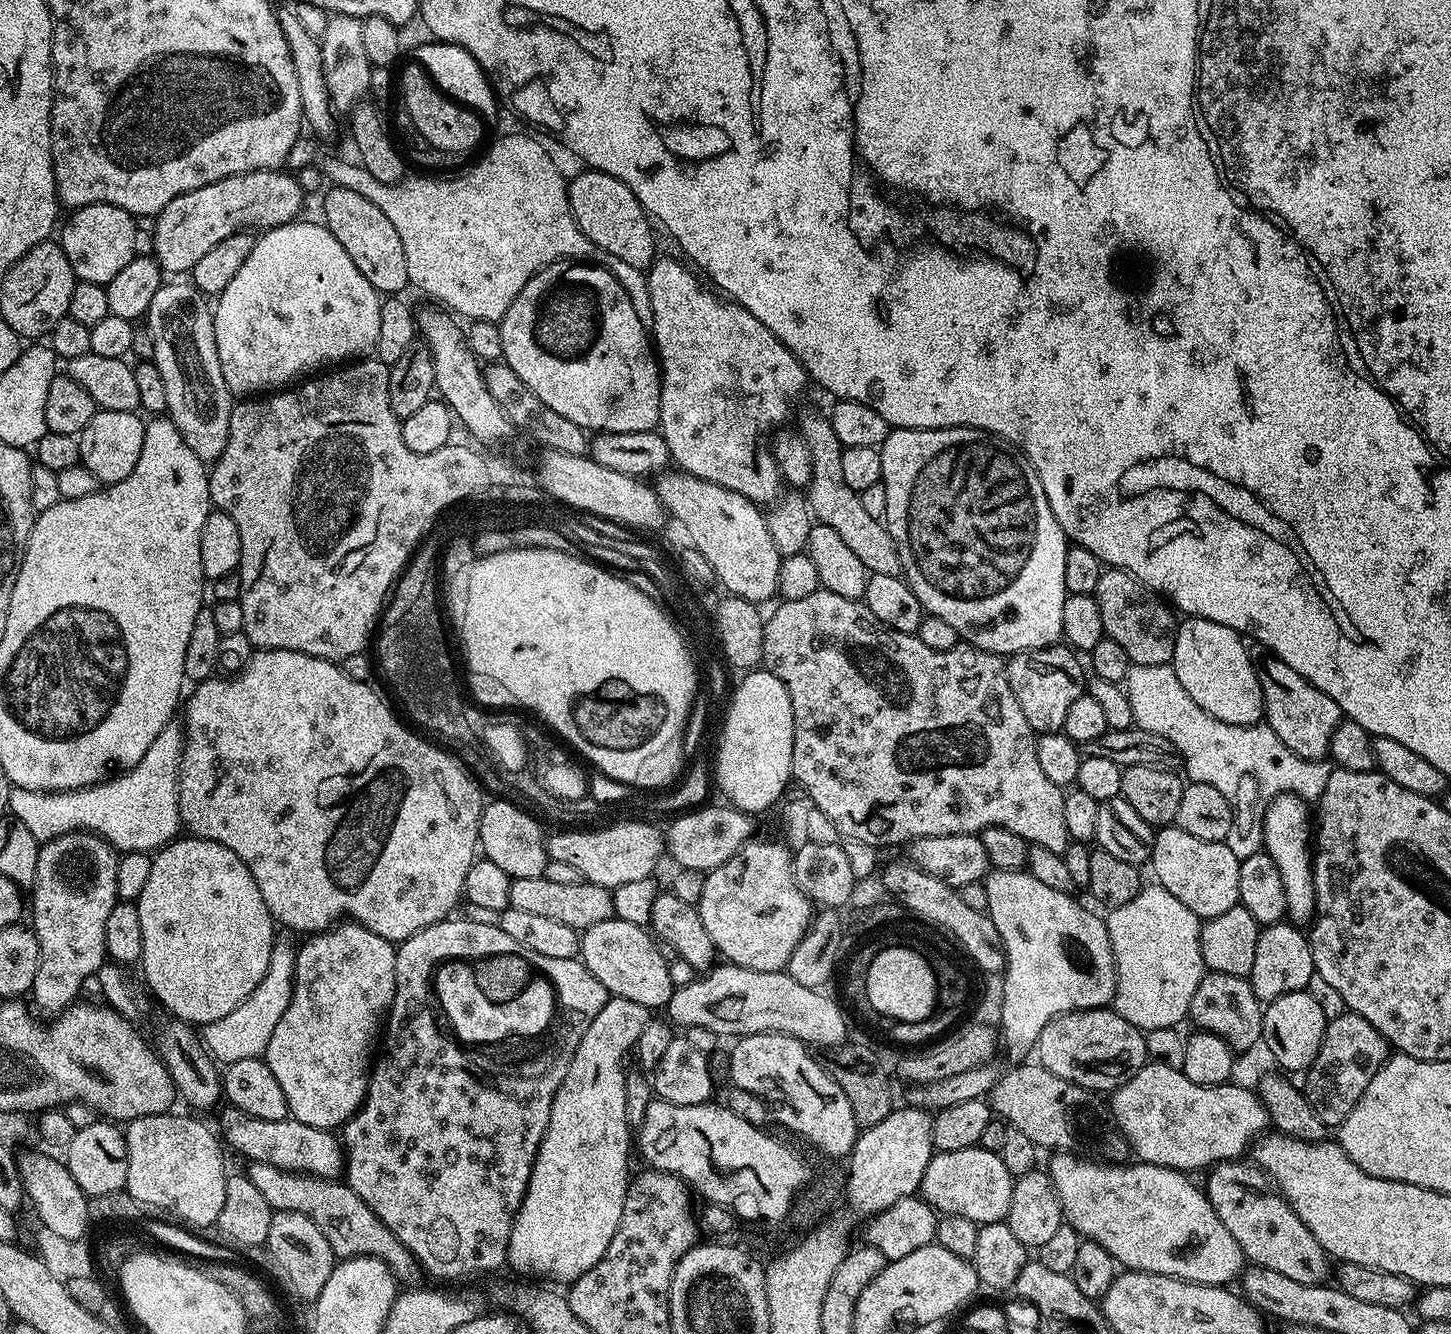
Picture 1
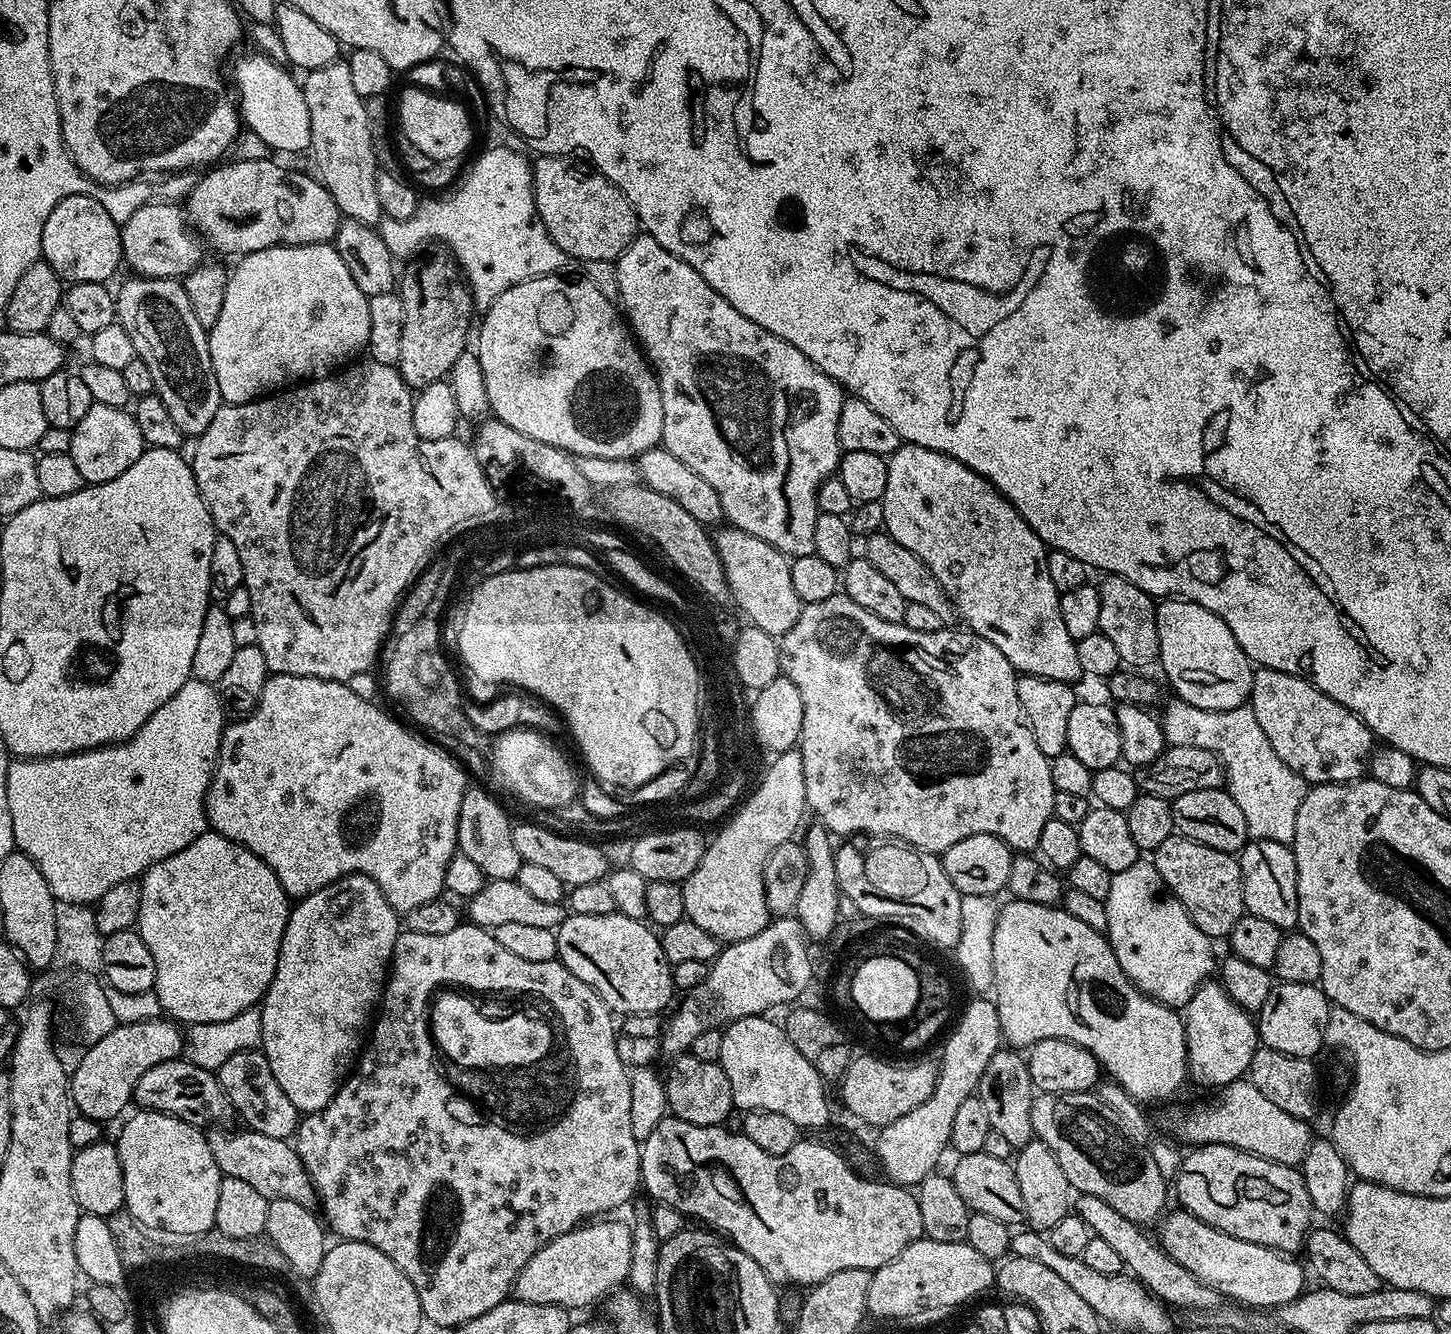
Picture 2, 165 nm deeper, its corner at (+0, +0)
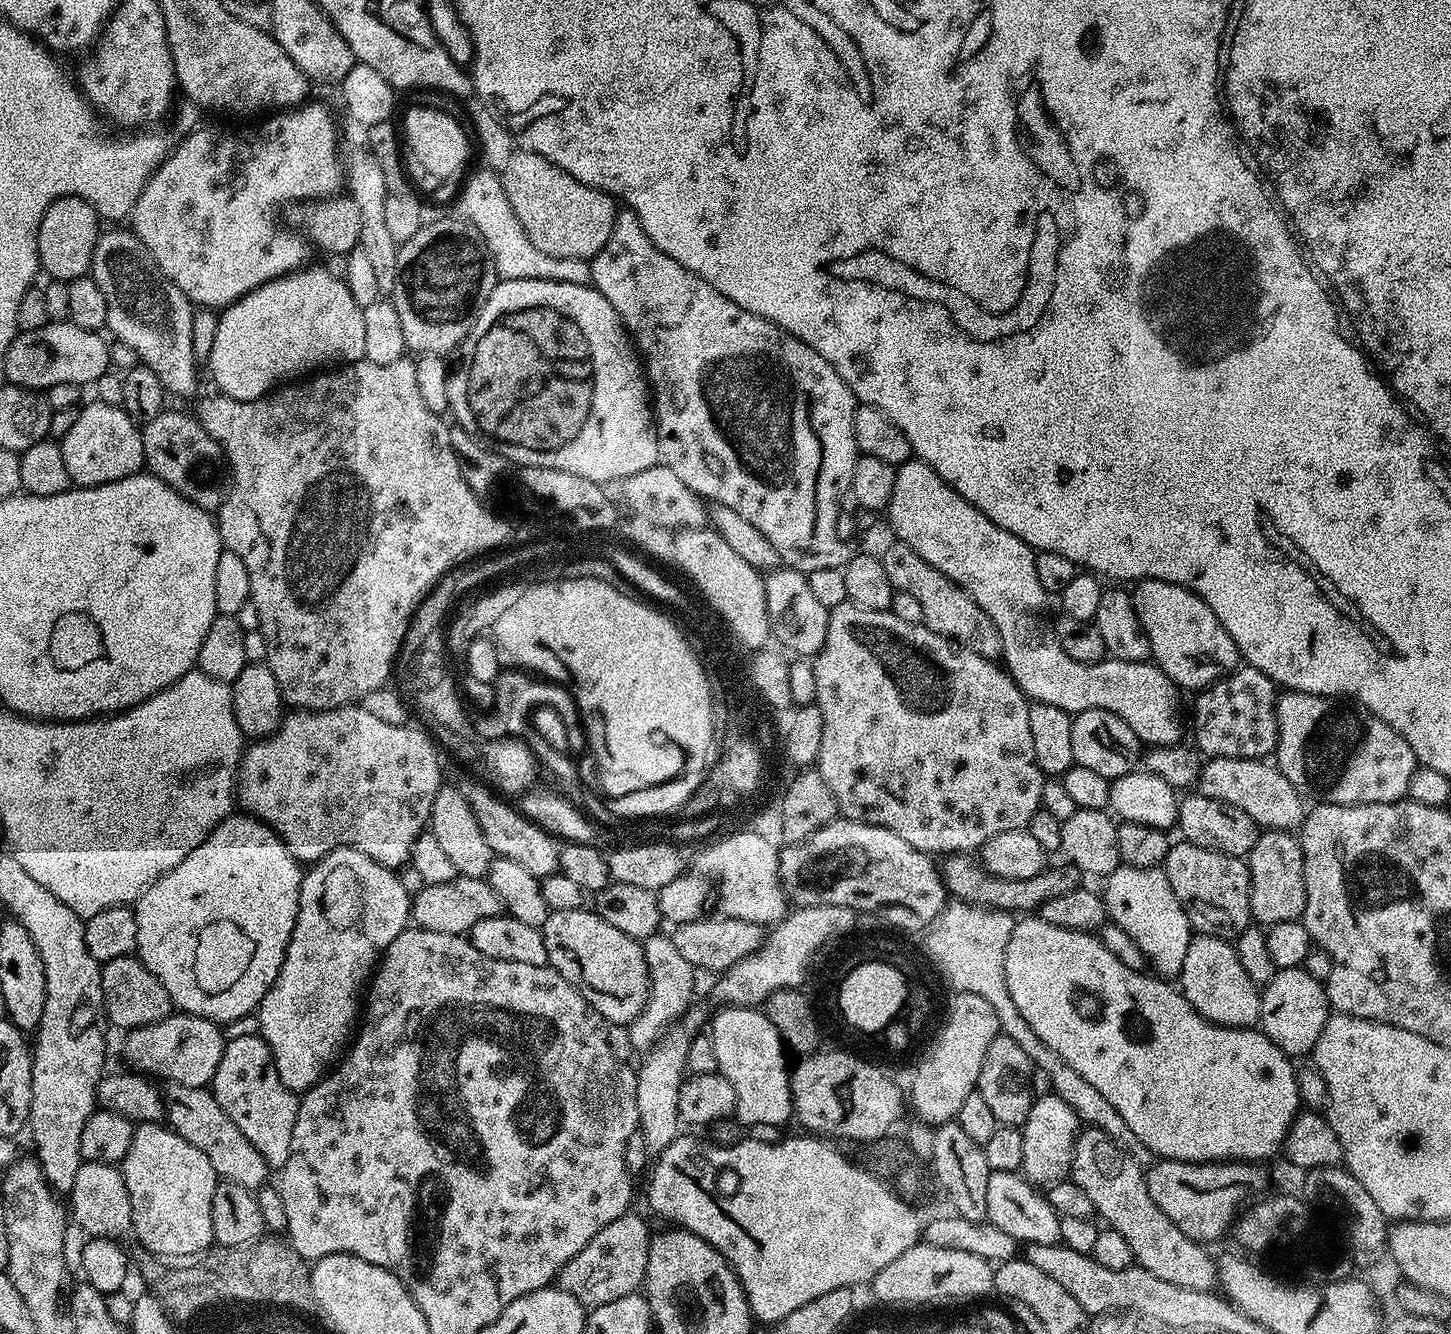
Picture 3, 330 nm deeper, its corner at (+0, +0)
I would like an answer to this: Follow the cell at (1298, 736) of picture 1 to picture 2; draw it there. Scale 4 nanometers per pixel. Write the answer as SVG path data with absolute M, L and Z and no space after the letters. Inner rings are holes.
M1257 667L1252 674L1252 694L1250 707L1254 710L1254 718L1258 718L1258 726L1266 738L1270 738L1270 746L1274 746L1274 754L1294 770L1304 780L1305 785L1345 784L1351 780L1359 780L1368 771L1368 760L1372 756L1374 737L1366 722L1355 716L1342 702L1334 702L1322 690L1318 690L1303 676L1286 674L1282 670Z

